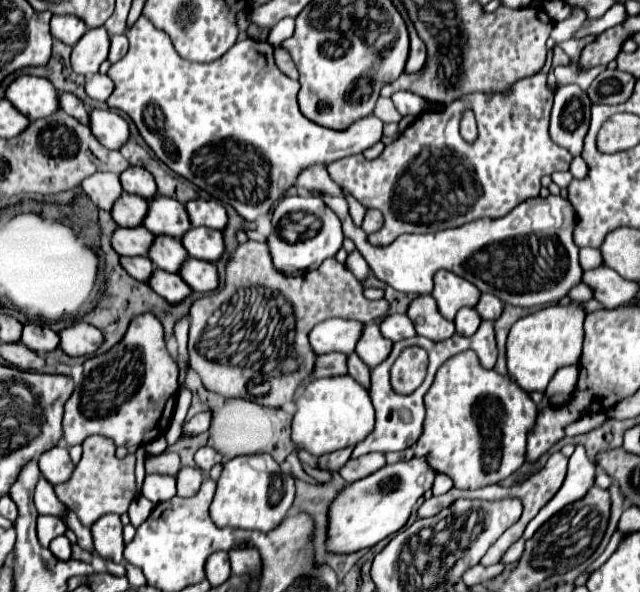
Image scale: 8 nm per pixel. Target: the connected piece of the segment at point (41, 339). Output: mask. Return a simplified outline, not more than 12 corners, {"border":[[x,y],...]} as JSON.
{"border":[[26,324],[22,344],[36,352],[52,352],[60,336],[48,326]]}

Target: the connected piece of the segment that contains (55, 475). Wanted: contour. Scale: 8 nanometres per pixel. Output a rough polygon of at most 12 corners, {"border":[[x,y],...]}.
{"border":[[66,446],[44,452],[40,472],[50,484],[70,480],[74,464]]}

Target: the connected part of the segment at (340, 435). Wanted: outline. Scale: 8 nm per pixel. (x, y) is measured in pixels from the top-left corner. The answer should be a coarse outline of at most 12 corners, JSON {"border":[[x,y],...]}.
{"border":[[352,376],[296,396],[292,442],[312,456],[360,444],[374,408]]}

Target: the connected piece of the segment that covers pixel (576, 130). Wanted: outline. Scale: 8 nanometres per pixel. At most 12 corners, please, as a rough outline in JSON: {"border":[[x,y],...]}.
{"border":[[560,86],[550,138],[580,156],[590,126],[590,100]]}

